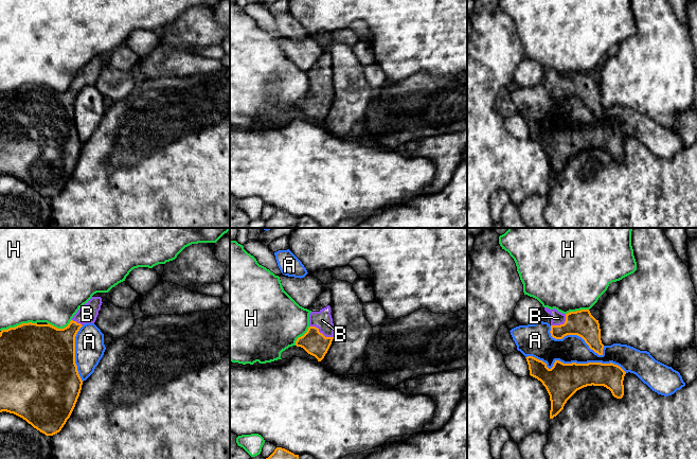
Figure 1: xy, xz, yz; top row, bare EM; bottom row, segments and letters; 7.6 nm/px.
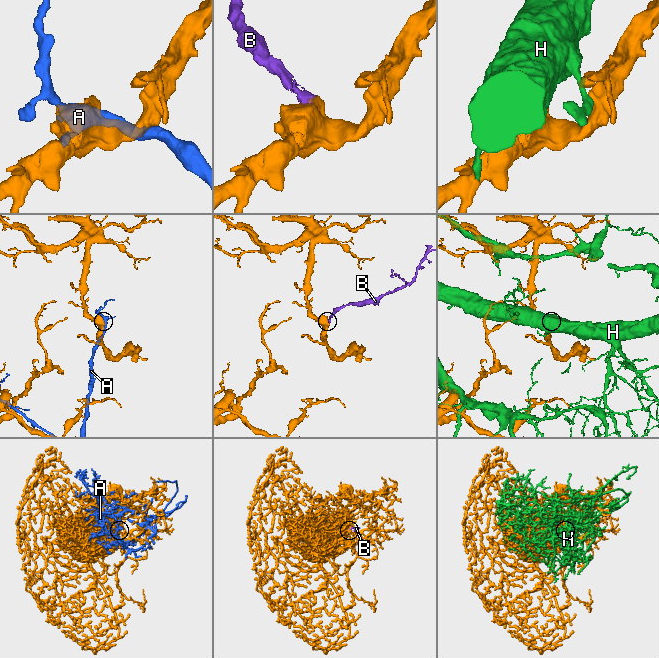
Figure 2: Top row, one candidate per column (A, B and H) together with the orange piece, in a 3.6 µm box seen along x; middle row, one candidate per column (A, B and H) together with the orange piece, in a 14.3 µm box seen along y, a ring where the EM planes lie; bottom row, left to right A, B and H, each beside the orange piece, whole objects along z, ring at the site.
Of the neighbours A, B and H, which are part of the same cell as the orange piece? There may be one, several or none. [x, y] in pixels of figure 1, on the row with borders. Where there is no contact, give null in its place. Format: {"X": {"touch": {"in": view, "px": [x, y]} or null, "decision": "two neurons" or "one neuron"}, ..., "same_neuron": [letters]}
{"A": {"touch": {"in": "yz", "px": [575, 363]}, "decision": "two neurons"}, "B": {"touch": {"in": "xz", "px": [321, 333]}, "decision": "one neuron"}, "H": {"touch": {"in": "xy", "px": [18, 325]}, "decision": "two neurons"}, "same_neuron": ["B"]}

